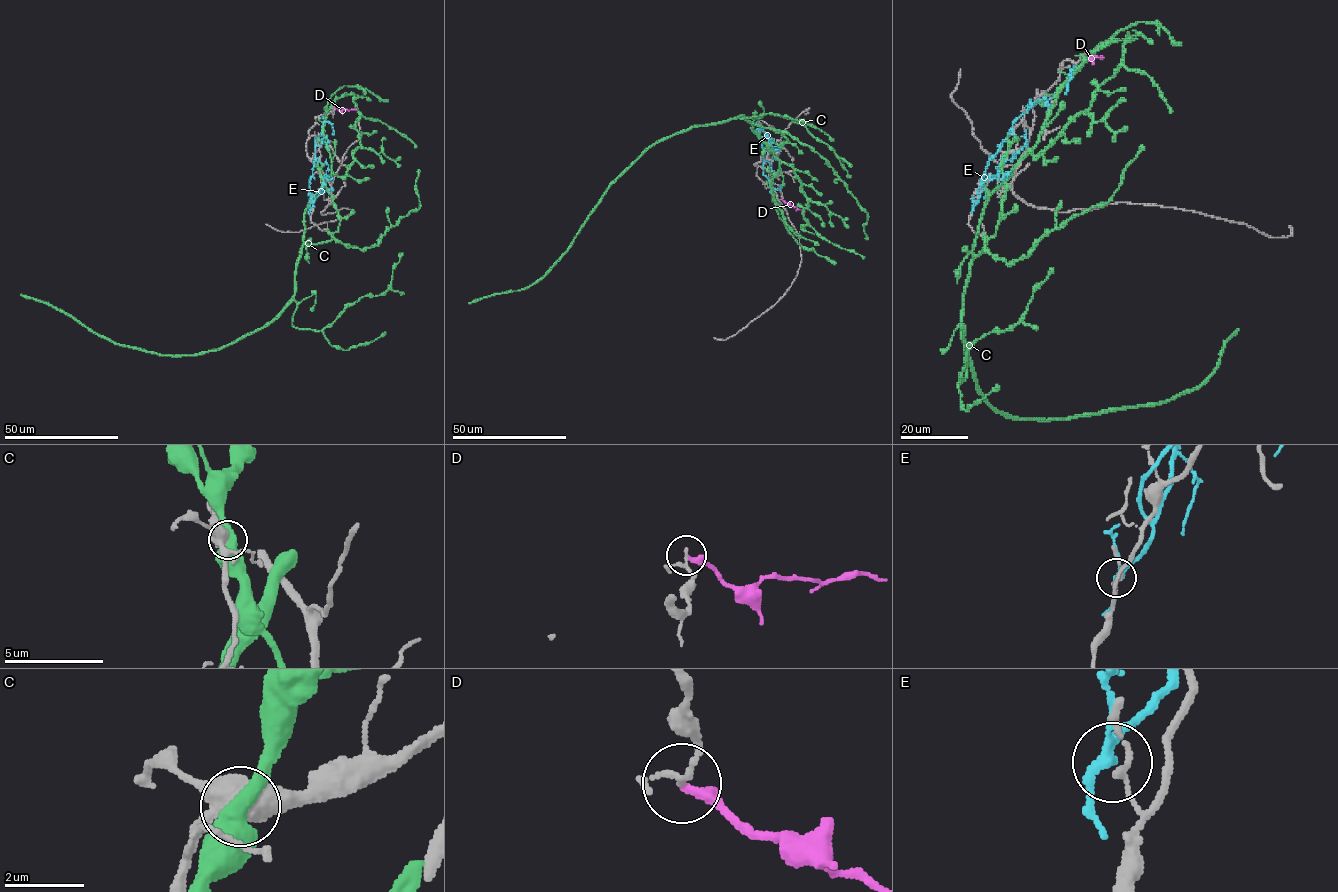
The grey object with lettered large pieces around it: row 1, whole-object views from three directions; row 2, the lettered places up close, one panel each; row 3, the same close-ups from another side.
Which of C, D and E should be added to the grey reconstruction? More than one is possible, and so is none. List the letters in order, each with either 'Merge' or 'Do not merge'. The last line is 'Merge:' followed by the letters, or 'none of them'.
C: Do not merge
D: Do not merge
E: Do not merge
Merge: none of them

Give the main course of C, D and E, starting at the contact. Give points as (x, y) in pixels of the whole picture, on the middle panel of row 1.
C: (769, 145), (787, 140), (743, 116), (657, 141), (610, 185), (548, 270), (522, 289), (469, 303)
D: (782, 199), (805, 211)
E: (758, 123), (761, 127), (757, 134), (763, 150), (763, 172), (773, 188), (780, 186)

